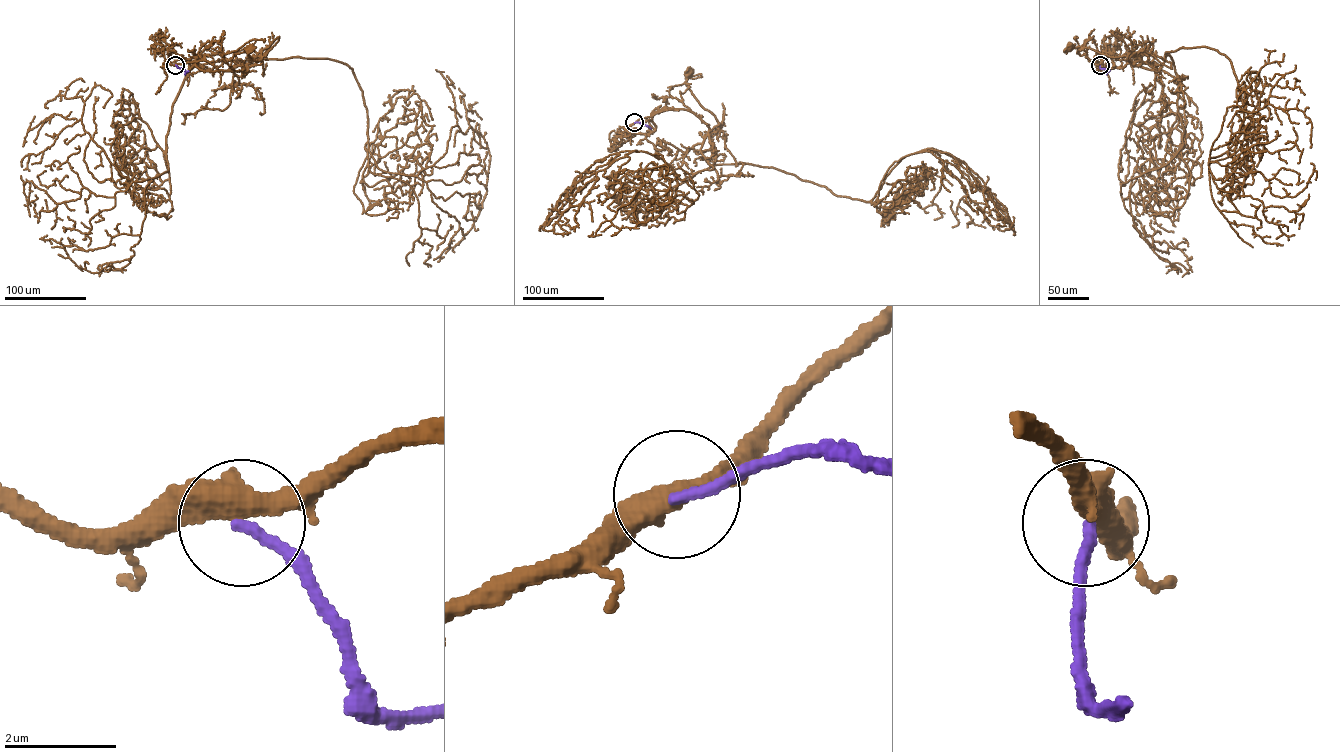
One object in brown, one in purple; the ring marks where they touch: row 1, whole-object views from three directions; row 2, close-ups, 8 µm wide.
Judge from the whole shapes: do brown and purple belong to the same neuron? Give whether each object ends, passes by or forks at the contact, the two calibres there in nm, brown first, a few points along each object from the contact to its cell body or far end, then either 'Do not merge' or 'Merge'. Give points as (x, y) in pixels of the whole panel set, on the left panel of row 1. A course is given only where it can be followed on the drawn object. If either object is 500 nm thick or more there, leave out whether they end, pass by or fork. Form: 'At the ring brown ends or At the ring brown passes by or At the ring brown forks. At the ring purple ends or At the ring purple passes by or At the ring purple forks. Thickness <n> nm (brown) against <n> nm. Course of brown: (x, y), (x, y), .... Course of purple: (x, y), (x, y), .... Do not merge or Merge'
At the ring brown passes by. At the ring purple ends. Thickness 440 nm (brown) against 190 nm. Course of brown: (175, 65), (204, 60), (219, 70), (233, 70), (229, 65), (233, 57), (244, 48), (250, 48). Course of purple: (175, 65), (185, 72), (188, 70). Do not merge

